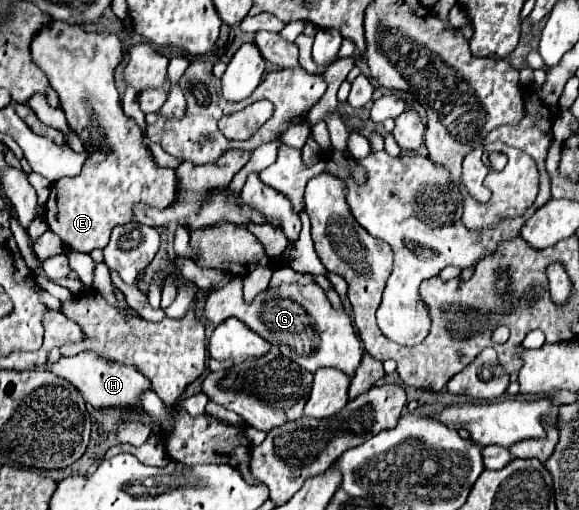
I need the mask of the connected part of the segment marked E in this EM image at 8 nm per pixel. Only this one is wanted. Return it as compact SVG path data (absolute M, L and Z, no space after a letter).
M54 22L52 28L40 30L32 42L32 58L42 68L42 72L48 76L52 88L58 92L62 110L66 114L66 120L70 128L78 134L78 138L84 142L84 150L88 152L88 158L82 166L82 172L76 178L62 178L50 188L50 198L46 202L46 220L54 234L60 236L60 240L78 252L90 252L94 248L106 248L110 240L110 232L118 224L130 222L130 208L136 202L144 202L148 206L156 208L168 208L178 200L178 176L174 168L162 168L156 164L154 156L148 150L148 144L144 142L146 136L142 128L130 120L122 106L120 106L120 94L114 86L114 70L124 58L124 46L122 38L128 36L130 30L126 28L122 34L118 32L84 32L82 26L70 26L66 22Z

